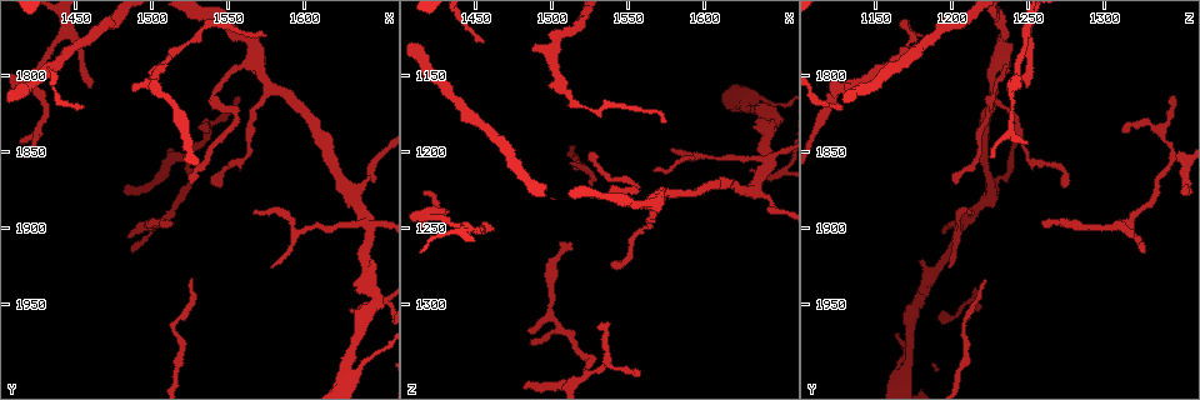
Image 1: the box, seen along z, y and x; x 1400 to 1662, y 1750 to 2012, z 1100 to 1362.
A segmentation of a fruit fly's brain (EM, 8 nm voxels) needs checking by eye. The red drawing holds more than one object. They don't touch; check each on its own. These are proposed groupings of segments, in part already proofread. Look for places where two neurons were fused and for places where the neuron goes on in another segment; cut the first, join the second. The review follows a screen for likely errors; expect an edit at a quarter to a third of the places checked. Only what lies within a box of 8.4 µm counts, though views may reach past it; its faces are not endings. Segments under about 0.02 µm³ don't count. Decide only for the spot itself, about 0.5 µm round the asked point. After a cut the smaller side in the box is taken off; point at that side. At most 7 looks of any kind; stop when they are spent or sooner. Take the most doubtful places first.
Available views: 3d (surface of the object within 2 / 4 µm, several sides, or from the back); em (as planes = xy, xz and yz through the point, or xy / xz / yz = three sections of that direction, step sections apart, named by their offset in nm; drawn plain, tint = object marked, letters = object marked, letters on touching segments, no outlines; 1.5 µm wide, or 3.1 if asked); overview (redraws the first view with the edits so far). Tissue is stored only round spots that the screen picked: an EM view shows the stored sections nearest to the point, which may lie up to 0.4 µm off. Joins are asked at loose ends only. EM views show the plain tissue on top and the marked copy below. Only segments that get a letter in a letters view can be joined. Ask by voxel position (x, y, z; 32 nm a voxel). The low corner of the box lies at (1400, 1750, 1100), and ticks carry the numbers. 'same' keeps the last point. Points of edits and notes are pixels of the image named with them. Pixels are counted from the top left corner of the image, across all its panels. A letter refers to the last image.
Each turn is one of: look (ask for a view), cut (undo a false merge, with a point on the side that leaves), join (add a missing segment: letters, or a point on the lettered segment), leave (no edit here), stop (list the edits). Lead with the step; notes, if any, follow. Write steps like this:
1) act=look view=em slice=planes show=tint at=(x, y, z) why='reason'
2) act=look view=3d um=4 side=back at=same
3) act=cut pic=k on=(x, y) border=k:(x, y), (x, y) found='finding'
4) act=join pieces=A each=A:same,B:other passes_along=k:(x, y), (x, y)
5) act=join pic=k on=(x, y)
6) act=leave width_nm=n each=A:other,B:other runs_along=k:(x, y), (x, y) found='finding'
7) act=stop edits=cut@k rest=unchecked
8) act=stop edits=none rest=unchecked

act=look view=3d um=4 at=(1512, 1898, 1260) why='branch stops here'

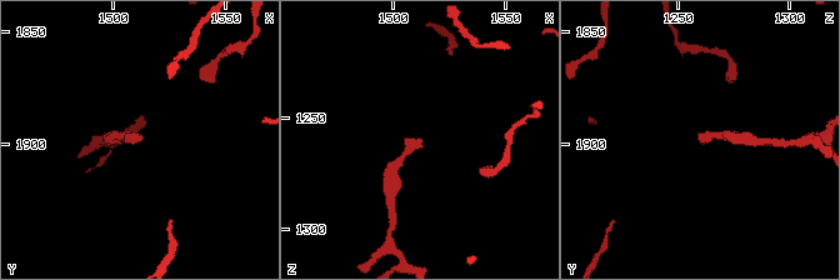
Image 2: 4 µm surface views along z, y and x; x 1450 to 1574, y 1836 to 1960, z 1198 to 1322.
act=look view=em slice=planes show=tint at=(1514, 1897, 1259) why='now the EM'

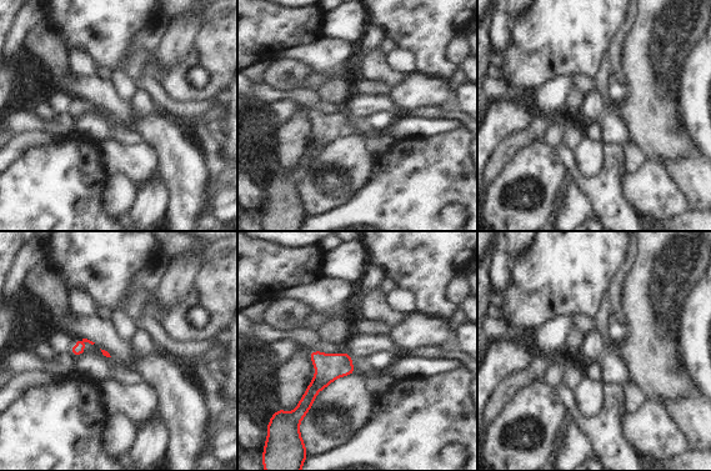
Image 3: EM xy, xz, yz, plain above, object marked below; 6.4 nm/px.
act=look view=em slice=planes show=letters at=same

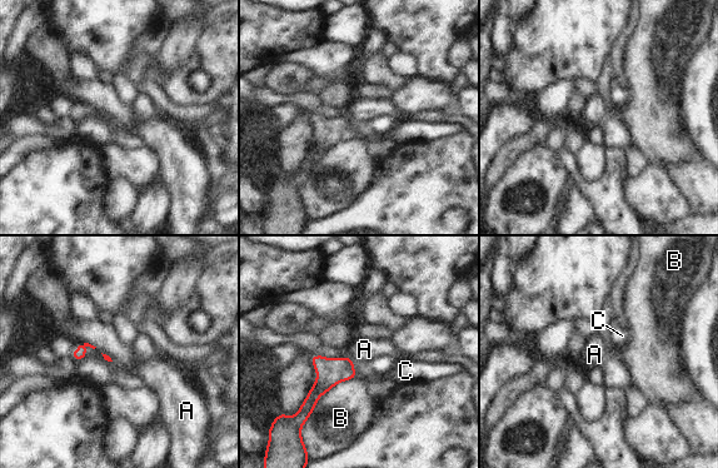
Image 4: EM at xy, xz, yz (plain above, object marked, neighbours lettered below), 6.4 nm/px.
act=leave each=A:other,B:other,C:other found='none of them fits'

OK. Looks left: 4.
act=look view=3d um=4 at=(1576, 1772, 1180) why='end of a long branch'

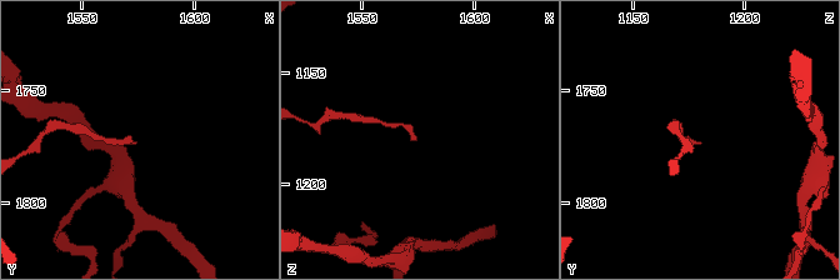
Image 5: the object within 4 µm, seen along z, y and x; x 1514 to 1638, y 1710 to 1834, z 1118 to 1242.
act=look view=em slice=xz step=4 show=letters at=(1575, 1772, 1180)

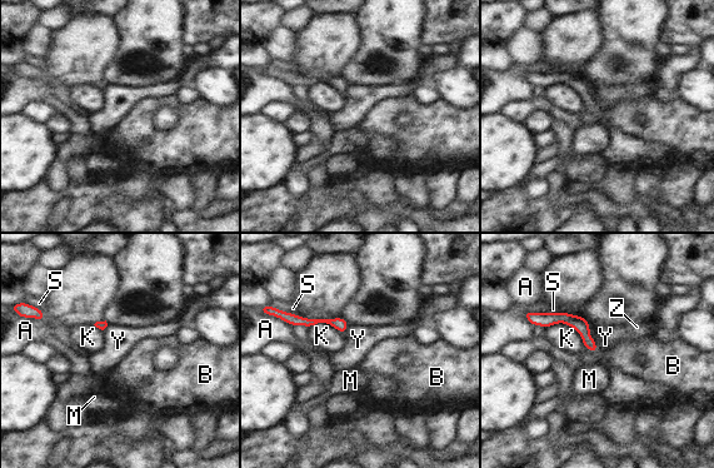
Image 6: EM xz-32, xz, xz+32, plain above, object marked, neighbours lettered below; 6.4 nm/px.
act=look view=em slice=planes show=letters at=same

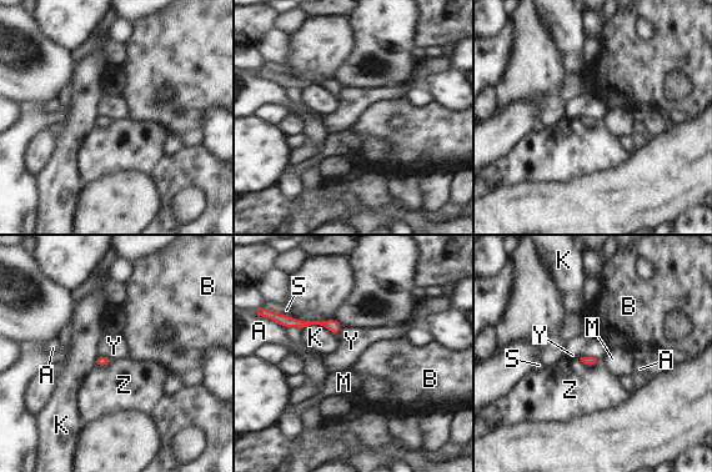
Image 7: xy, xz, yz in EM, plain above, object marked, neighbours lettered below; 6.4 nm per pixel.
act=leave each=A:other,B:other,K:other,M:other,S:other,Y:other,Z:other found='none of them fits'

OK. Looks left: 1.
act=stop edits=none rest=unchecked

